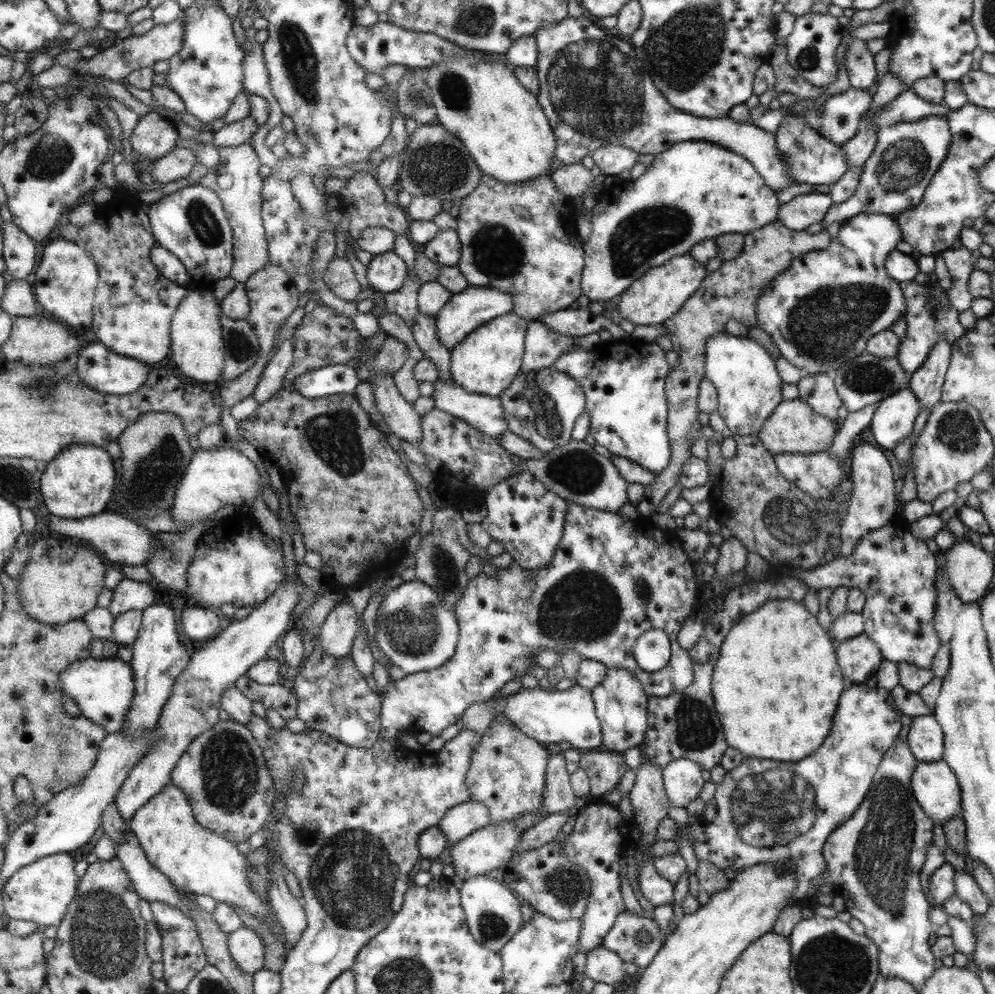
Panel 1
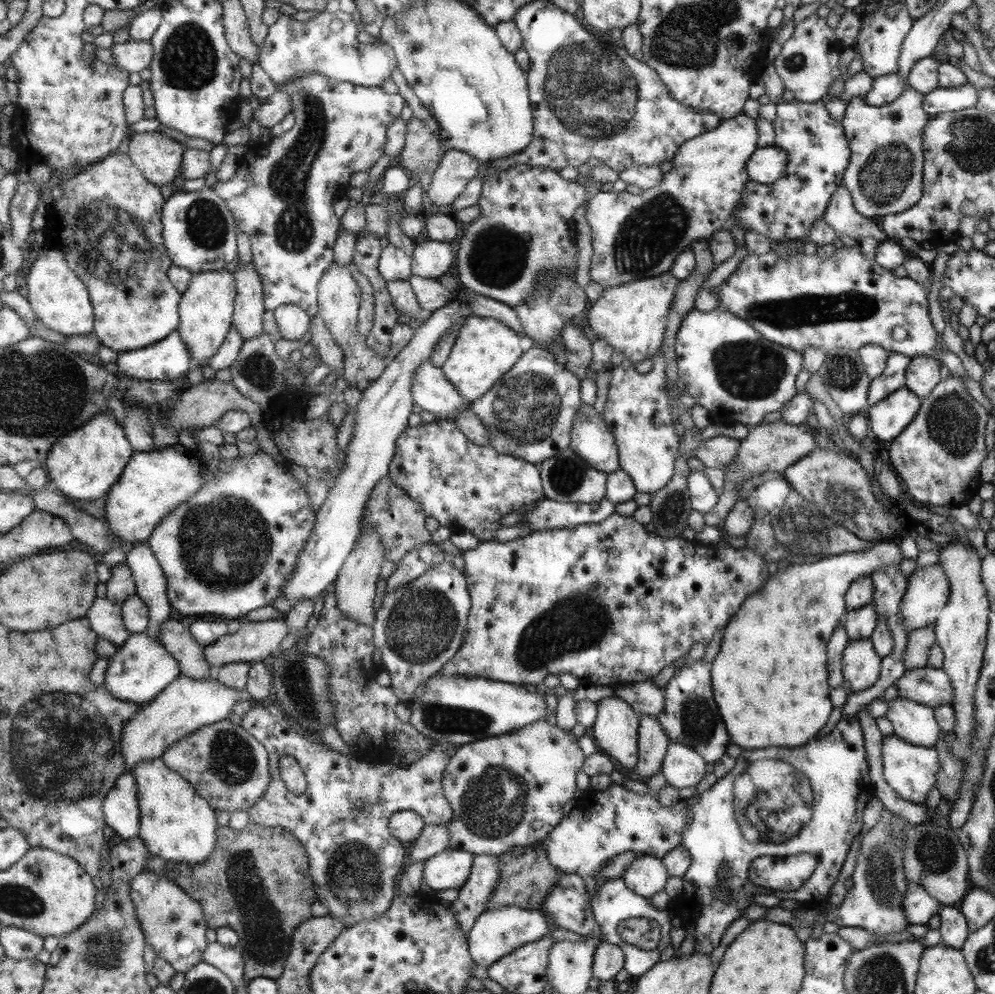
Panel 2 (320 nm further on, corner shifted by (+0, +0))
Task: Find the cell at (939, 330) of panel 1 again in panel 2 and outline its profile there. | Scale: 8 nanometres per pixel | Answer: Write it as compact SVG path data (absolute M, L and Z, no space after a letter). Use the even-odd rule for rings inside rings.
M931 356L911 357L906 368L904 387L924 399L941 380L940 366Z

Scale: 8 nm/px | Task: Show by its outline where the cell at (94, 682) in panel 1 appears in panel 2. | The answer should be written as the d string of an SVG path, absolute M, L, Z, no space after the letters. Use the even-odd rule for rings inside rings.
M132 633L125 646L109 659L104 677L105 690L123 702L147 706L181 677L180 663L169 653L167 647L149 633Z

